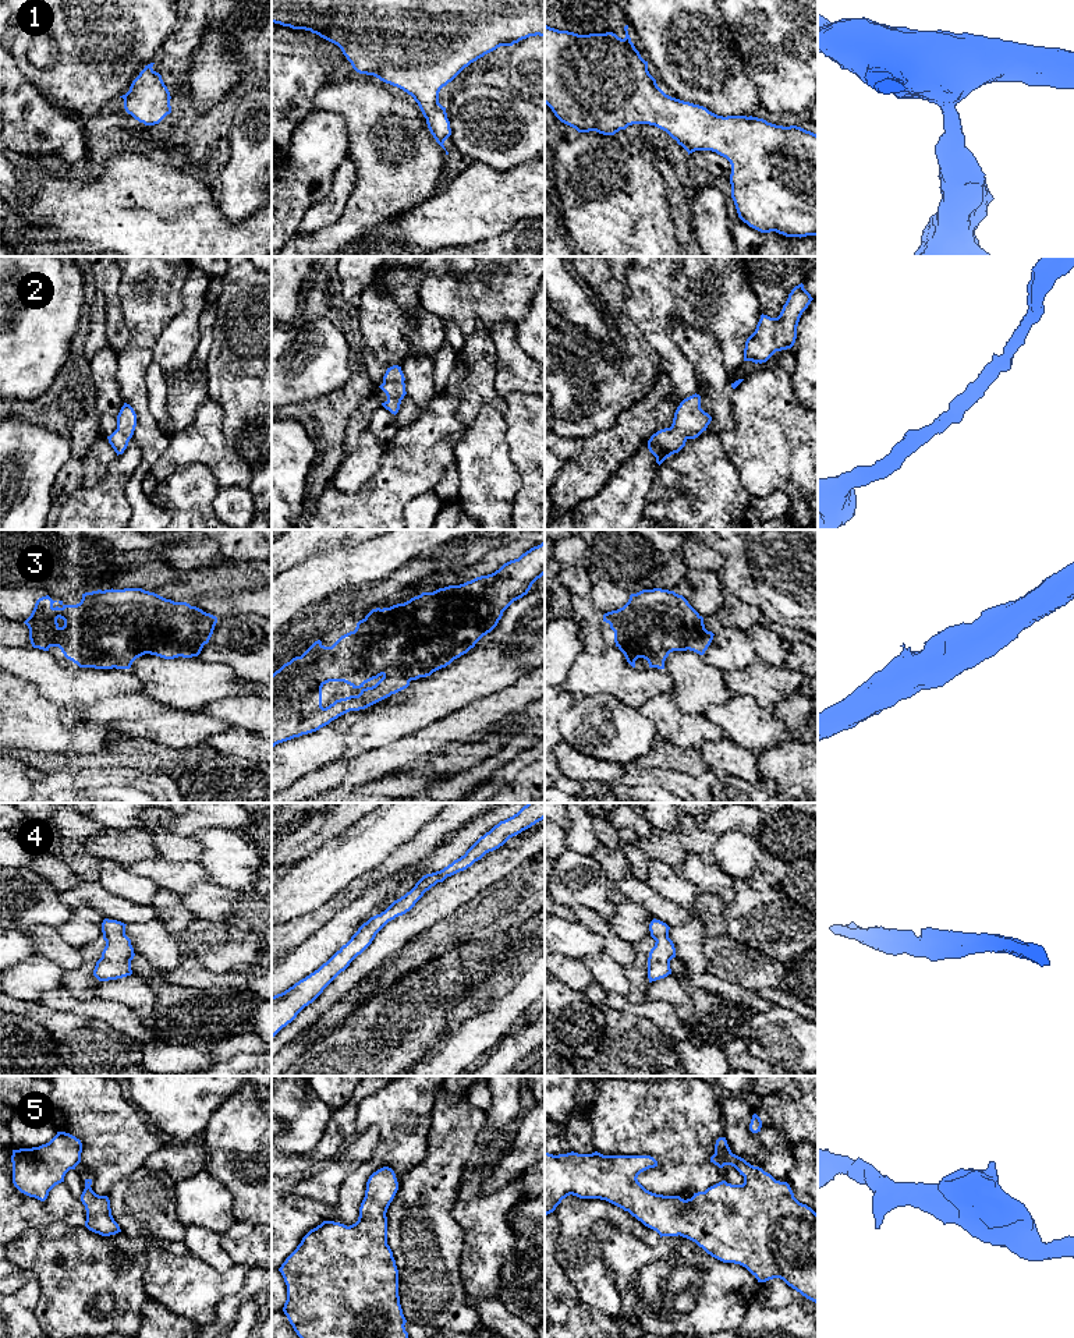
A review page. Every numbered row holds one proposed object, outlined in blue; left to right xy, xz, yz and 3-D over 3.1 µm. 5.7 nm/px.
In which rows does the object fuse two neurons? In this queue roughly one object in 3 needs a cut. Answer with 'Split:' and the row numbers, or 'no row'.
Split: no row

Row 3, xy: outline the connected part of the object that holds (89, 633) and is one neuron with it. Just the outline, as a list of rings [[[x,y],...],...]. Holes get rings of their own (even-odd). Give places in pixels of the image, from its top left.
[[[142,588],[85,592],[77,605],[64,605],[63,601],[59,601],[60,608],[54,608],[54,602],[57,601],[53,601],[49,595],[39,598],[31,616],[24,622],[29,629],[31,644],[33,648],[43,651],[59,647],[64,656],[79,668],[130,669],[132,662],[145,654],[164,659],[198,656],[203,645],[209,643],[217,623],[216,616],[196,606],[187,602],[174,602]]]

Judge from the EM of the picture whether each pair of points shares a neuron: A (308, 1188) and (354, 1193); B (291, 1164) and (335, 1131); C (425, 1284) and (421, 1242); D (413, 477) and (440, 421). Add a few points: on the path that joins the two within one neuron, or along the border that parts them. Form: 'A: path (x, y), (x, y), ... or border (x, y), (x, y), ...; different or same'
A: border (358, 1165), (346, 1177), (333, 1204), (307, 1199); different
B: path (304, 1163), (328, 1143); same
C: path (425, 1274), (425, 1252); same
D: path (415, 463), (432, 435); same

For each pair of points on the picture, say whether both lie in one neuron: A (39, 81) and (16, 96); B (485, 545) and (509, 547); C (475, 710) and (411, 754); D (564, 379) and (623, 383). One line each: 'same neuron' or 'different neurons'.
A: different neurons
B: different neurons
C: same neuron
D: same neuron

